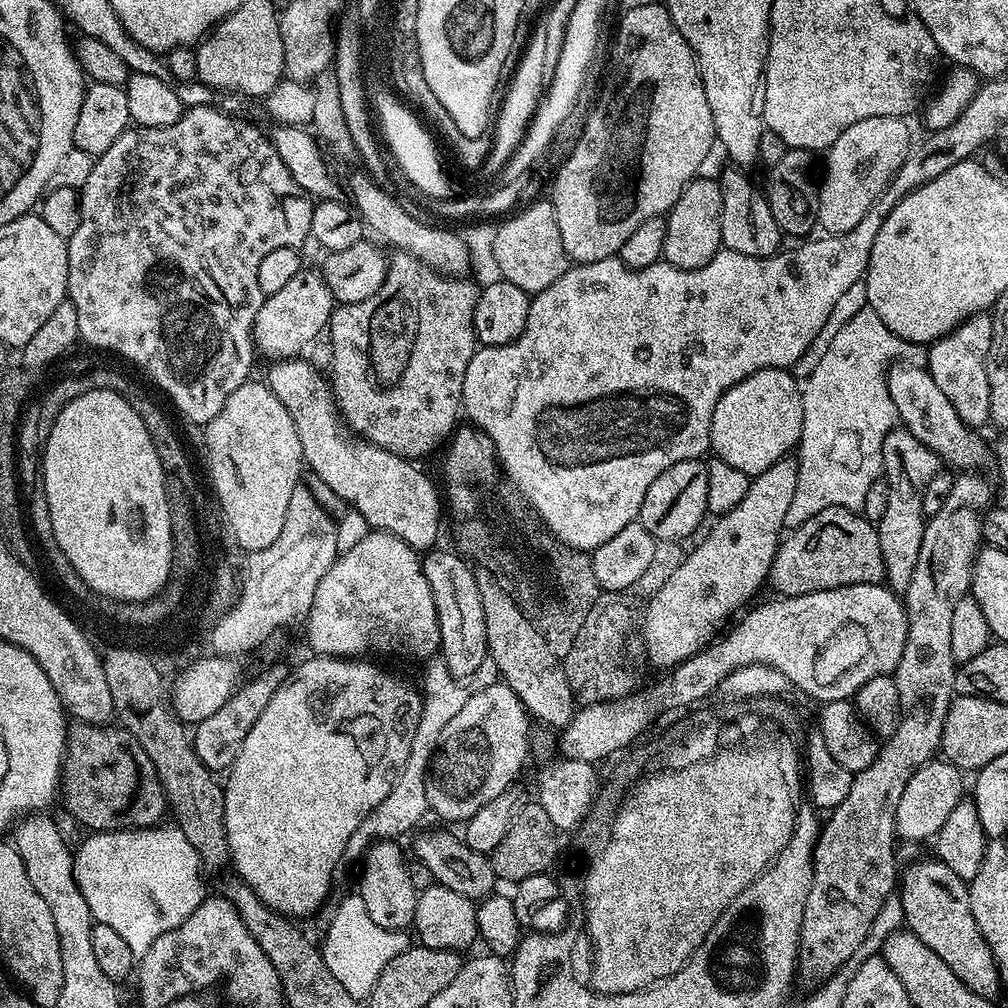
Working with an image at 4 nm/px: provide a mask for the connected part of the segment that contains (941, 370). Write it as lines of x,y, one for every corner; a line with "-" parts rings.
981,314
964,320
954,331
941,340
935,340
927,349
928,373
938,382
938,387
958,410
958,418
977,430
990,420
990,378
986,378
986,358
992,337
991,315

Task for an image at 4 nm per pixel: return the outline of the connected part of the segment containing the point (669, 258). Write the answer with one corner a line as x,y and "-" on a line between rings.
694,179
682,190
682,198
666,214
664,226
663,259
669,264
694,270
706,266
714,254
721,251
720,219
722,218
722,194
715,180

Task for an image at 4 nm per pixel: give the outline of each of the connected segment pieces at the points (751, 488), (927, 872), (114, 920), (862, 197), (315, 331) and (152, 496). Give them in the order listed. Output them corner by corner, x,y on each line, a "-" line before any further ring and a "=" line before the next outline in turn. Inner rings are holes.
787,456
780,459
770,466
768,470
764,470
759,473
753,480
749,483
747,496
742,498
742,502
738,504
732,511
728,511
722,517
717,517
715,519
716,523
707,534
706,538
691,552
691,550
685,555
685,558
680,563
675,572
667,579
666,584
662,586
660,590
647,601
648,604
645,608
642,608
642,628
644,624
644,640
648,643
648,660
656,668
664,668
660,670
671,670
676,667
676,665
682,663
684,660
688,660
695,654
695,652
700,651
702,648
707,648
710,641
713,639
712,636
720,628
720,623
723,620
728,620
732,616
732,612
736,612
756,591
759,590
763,584
766,584
768,572
772,568
773,558
776,556
776,552
779,548
779,544
782,539
782,531
784,528
784,522
786,518
786,513
790,510
791,499
794,498
795,487
797,486
798,474
797,474
797,459
=
929,858
910,865
905,872
903,869
898,895
907,931
922,938
922,942
934,950
974,994
985,998
1001,995
1000,968
996,965
991,946
978,930
978,922
974,922
966,881
958,878
946,862
=
175,826
155,828
125,828
118,832
92,832
80,845
75,845
72,865
78,890
90,906
93,921
111,926
130,946
133,957
139,958
150,950
156,938
176,927
197,910
206,899
202,869
196,858
194,846
=
875,116
854,122
850,130
842,130
826,149
828,173
819,185
818,224
825,233
854,230
888,188
892,175
902,166
909,148
913,147
912,132
907,119
898,116
=
302,270
278,290
278,294
265,296
262,306
252,323
252,342
268,362
295,360
303,348
308,348
319,336
325,335
328,319
332,316
334,301
332,291
326,286
319,271
=
90,390
86,394
74,398
64,407
62,414
58,414
50,434
42,442
42,483
48,509
50,510
50,522
54,530
54,538
58,542
62,554
66,554
70,566
74,566
74,570
80,575
84,585
93,593
96,592
97,597
108,596
114,601
142,603
160,595
164,588
169,585
170,577
174,572
171,530
171,518
174,508
168,505
170,497
168,495
166,473
146,426
141,418
138,418
134,406
130,406
130,402
125,396
114,394
114,390

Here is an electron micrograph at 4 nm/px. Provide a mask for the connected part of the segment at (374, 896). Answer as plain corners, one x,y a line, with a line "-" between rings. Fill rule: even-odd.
377,840
364,853
362,857
364,869
360,872
358,895
360,895
362,902
366,906
366,914
370,914
370,918
374,918
374,922
378,922
378,926
386,926
386,930
402,932
413,927
412,919
416,913
416,897
418,893
414,882
410,882
409,861
404,860
404,852
398,845
399,843
396,840

